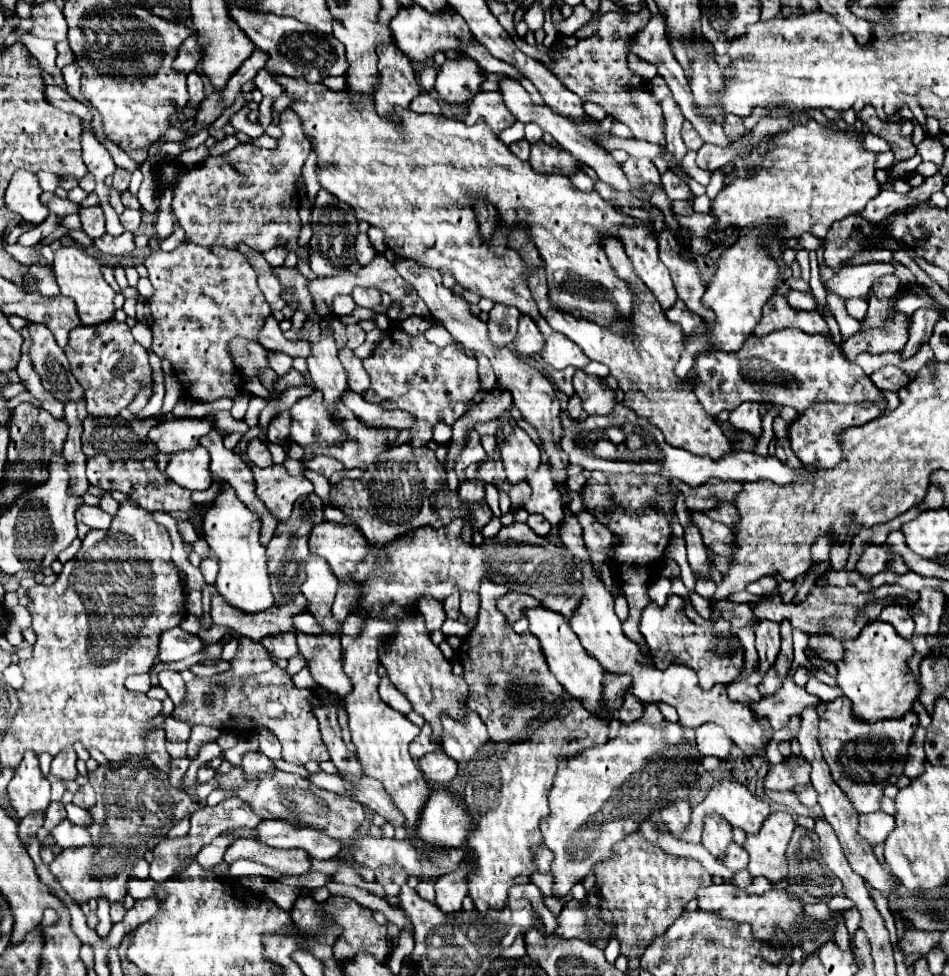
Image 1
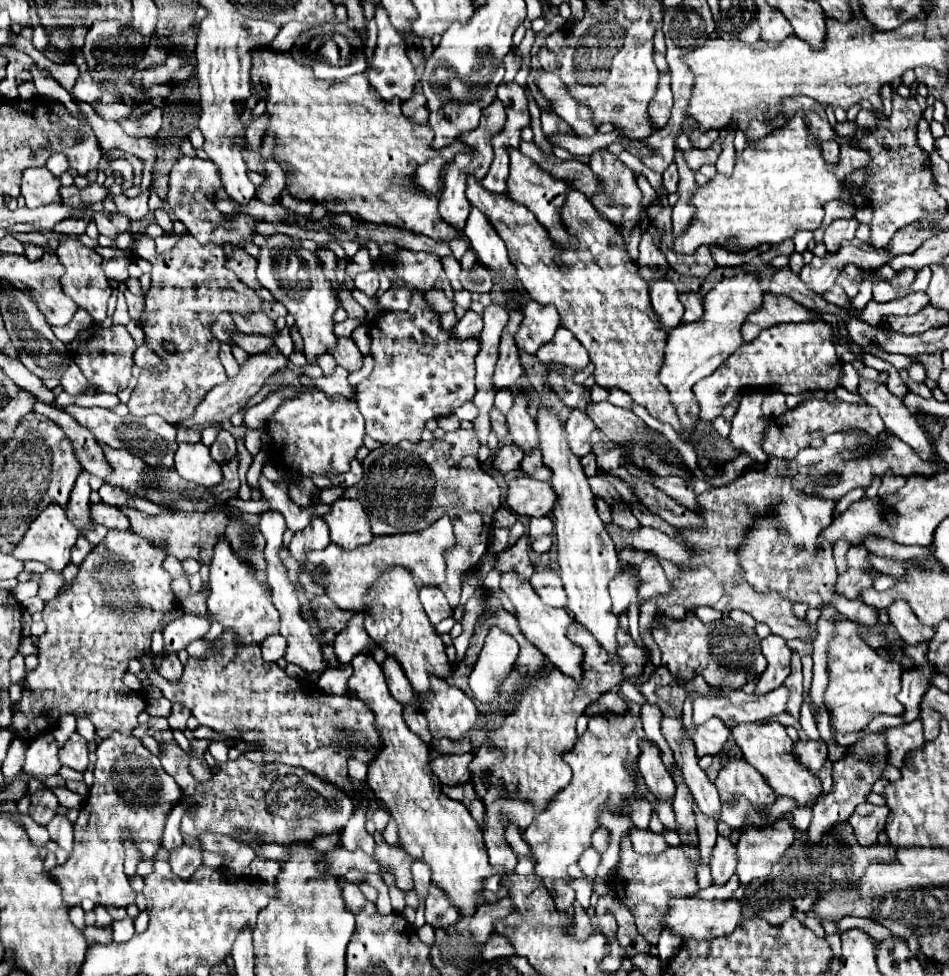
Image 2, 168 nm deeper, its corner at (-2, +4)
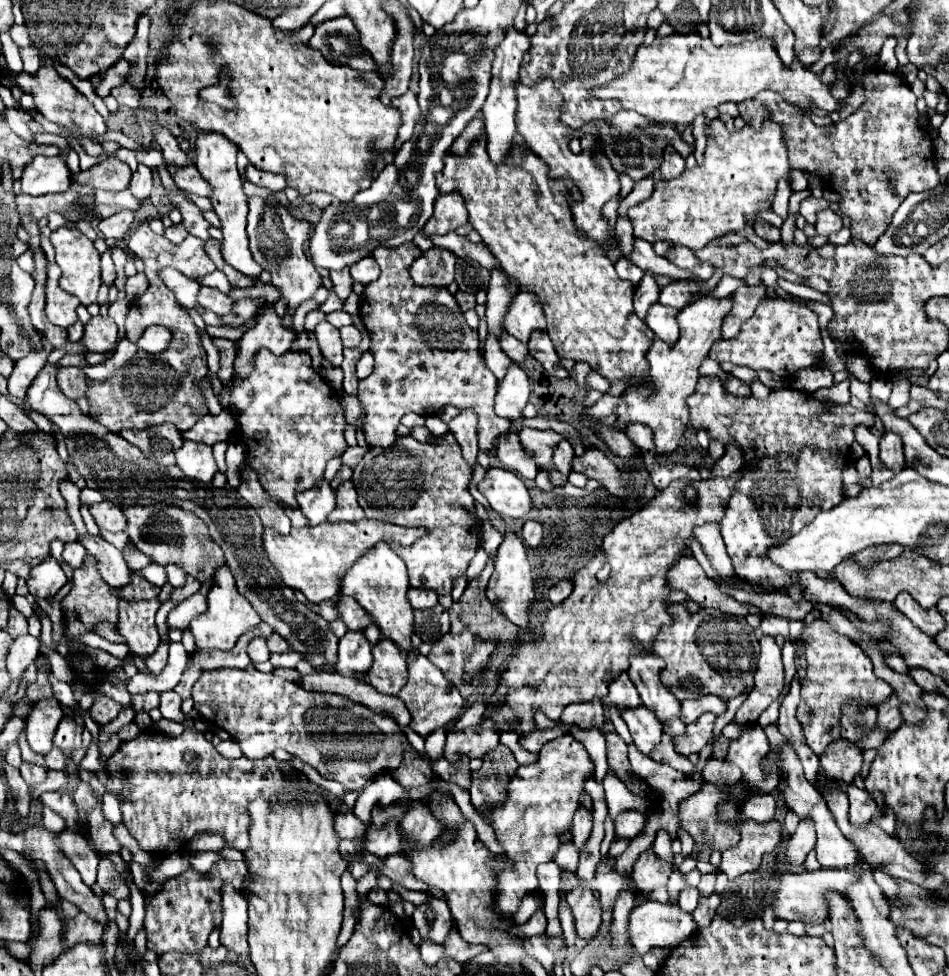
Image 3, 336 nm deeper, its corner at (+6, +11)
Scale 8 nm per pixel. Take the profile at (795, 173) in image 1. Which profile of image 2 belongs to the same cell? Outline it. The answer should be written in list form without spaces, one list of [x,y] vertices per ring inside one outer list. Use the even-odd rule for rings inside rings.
[[[797,113],[791,117],[791,121],[775,131],[775,135],[767,135],[757,143],[757,149],[751,149],[751,145],[745,145],[745,153],[741,159],[735,161],[735,169],[731,177],[715,175],[707,185],[701,185],[695,195],[691,197],[691,203],[697,207],[695,219],[691,225],[683,231],[683,235],[677,237],[677,251],[679,253],[693,253],[699,245],[729,245],[729,239],[733,237],[739,249],[753,249],[761,243],[777,245],[789,237],[793,237],[797,231],[809,229],[815,231],[823,223],[825,209],[823,205],[827,201],[841,197],[841,181],[835,177],[837,163],[827,163],[823,159],[821,145],[817,141],[809,141],[809,125],[805,121],[803,113]]]

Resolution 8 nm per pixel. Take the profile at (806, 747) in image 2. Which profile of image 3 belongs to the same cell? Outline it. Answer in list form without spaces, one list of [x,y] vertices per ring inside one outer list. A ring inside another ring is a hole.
[[[813,620],[811,624],[805,624],[799,640],[803,642],[805,650],[807,674],[805,680],[799,680],[801,702],[797,708],[797,720],[803,728],[805,744],[817,756],[821,756],[827,744],[841,738],[841,706],[847,700],[861,700],[863,704],[881,704],[891,696],[891,686],[873,674],[873,664],[869,656],[857,644],[853,644],[847,636],[841,636],[831,630],[831,626],[823,620]]]

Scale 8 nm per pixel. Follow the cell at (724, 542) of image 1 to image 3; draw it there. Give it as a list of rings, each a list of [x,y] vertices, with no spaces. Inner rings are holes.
[[[587,448],[583,456],[573,458],[573,470],[585,474],[589,480],[597,480],[603,488],[607,488],[615,496],[627,496],[629,486],[619,480],[619,470],[611,462],[607,454],[599,448]]]

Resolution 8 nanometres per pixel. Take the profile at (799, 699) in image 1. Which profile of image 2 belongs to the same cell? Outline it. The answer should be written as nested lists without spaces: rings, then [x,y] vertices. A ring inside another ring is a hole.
[[[785,685],[769,691],[767,695],[729,689],[727,697],[717,697],[717,699],[697,697],[693,701],[693,723],[701,725],[711,717],[719,717],[727,727],[731,727],[731,723],[761,721],[785,713],[787,701],[789,701],[789,689]]]

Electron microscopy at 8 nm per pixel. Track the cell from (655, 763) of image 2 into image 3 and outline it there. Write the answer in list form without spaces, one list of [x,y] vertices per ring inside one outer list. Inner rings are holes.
[[[639,706],[639,708],[627,708],[621,716],[629,726],[635,746],[643,754],[651,754],[651,750],[661,742],[661,734],[663,734],[663,728],[655,712]]]

